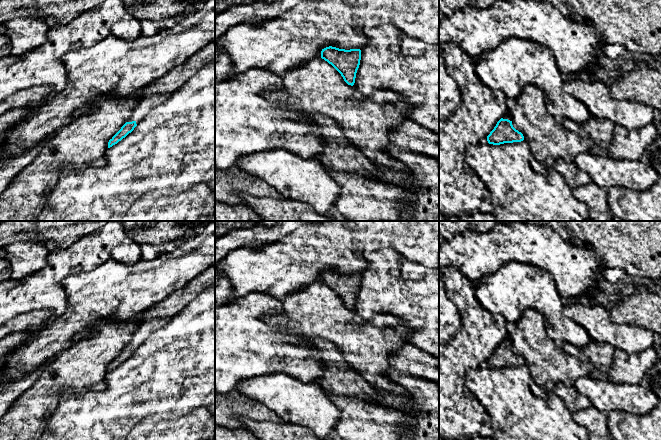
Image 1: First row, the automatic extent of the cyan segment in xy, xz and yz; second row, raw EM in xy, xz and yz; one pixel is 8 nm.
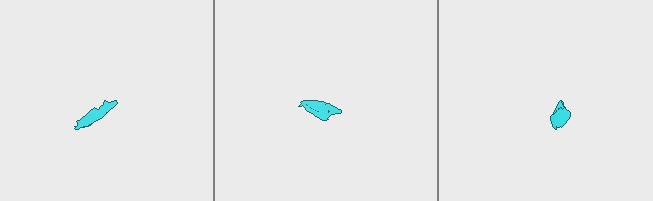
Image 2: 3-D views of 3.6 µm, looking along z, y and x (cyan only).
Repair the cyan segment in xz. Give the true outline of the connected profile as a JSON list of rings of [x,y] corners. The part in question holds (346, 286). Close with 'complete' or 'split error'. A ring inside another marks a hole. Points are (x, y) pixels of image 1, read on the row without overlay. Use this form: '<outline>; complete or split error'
[[[329,270],[322,273],[321,282],[331,288],[348,309],[354,309],[361,284],[360,273],[345,274]]]; complete

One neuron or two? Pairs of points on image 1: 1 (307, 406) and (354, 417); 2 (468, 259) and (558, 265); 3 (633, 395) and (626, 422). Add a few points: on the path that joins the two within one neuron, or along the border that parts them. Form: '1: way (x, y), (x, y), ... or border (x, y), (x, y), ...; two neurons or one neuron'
1: border (327, 394), (339, 409), (339, 419), (334, 429); two neurons
2: way (490, 252), (536, 252); one neuron
3: border (650, 411), (607, 413); two neurons

